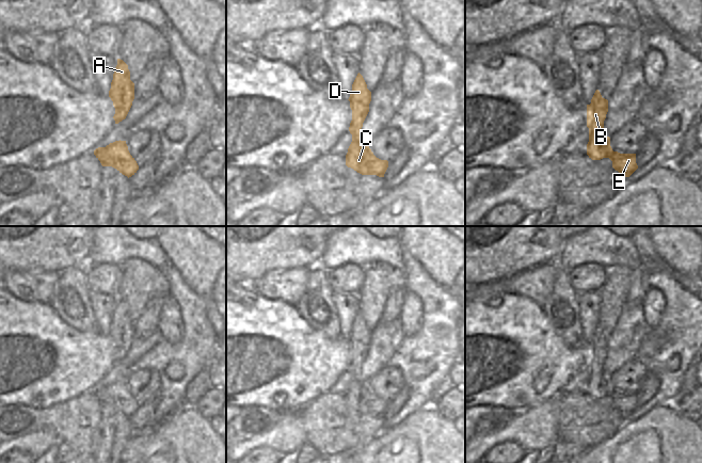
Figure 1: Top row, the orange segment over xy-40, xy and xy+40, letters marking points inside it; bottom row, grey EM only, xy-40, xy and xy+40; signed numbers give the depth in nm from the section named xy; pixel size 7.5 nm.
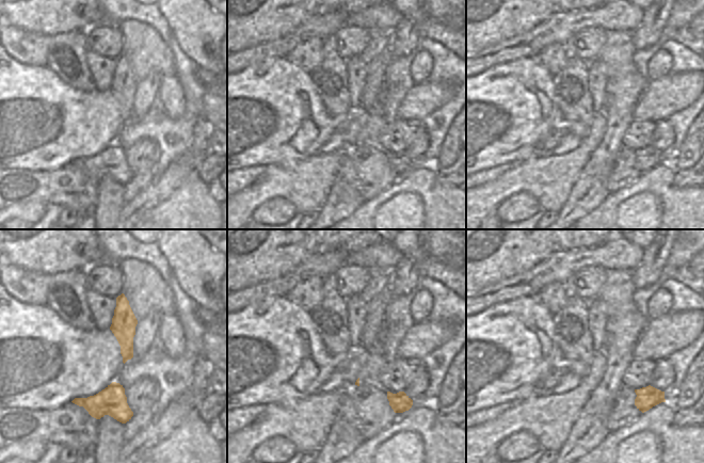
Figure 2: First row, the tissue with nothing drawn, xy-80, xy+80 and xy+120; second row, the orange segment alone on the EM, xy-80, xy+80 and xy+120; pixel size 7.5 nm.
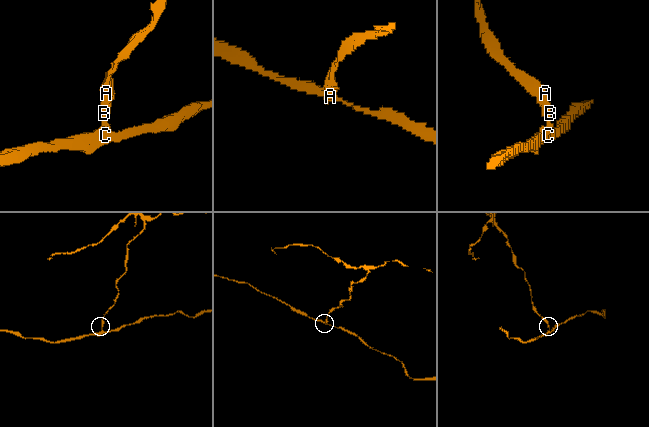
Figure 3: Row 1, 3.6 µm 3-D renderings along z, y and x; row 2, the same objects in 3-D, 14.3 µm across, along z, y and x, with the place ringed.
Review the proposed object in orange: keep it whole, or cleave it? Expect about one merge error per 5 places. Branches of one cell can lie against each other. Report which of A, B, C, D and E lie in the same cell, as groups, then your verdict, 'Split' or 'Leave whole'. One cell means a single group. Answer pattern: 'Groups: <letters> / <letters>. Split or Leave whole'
Groups: A B D / C E. Split

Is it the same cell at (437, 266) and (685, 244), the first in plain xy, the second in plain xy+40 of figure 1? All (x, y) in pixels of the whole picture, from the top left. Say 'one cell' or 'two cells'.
one cell

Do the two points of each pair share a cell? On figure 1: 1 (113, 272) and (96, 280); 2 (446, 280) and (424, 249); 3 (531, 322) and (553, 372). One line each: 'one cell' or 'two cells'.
1: one cell
2: one cell
3: one cell

